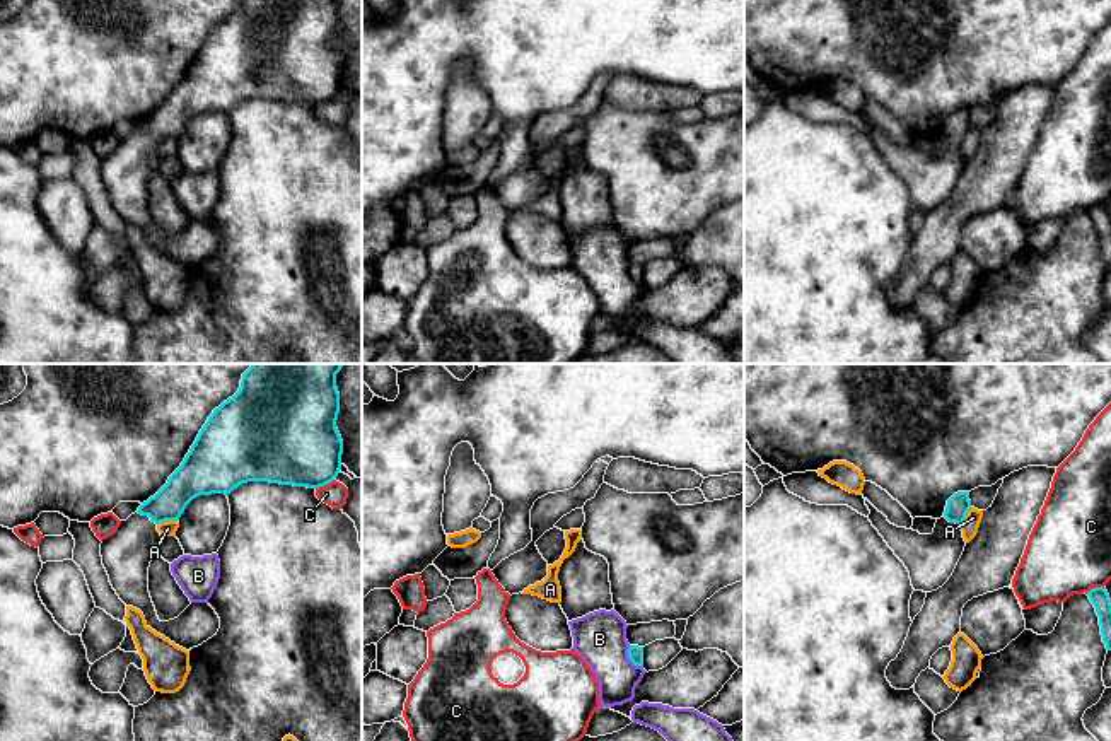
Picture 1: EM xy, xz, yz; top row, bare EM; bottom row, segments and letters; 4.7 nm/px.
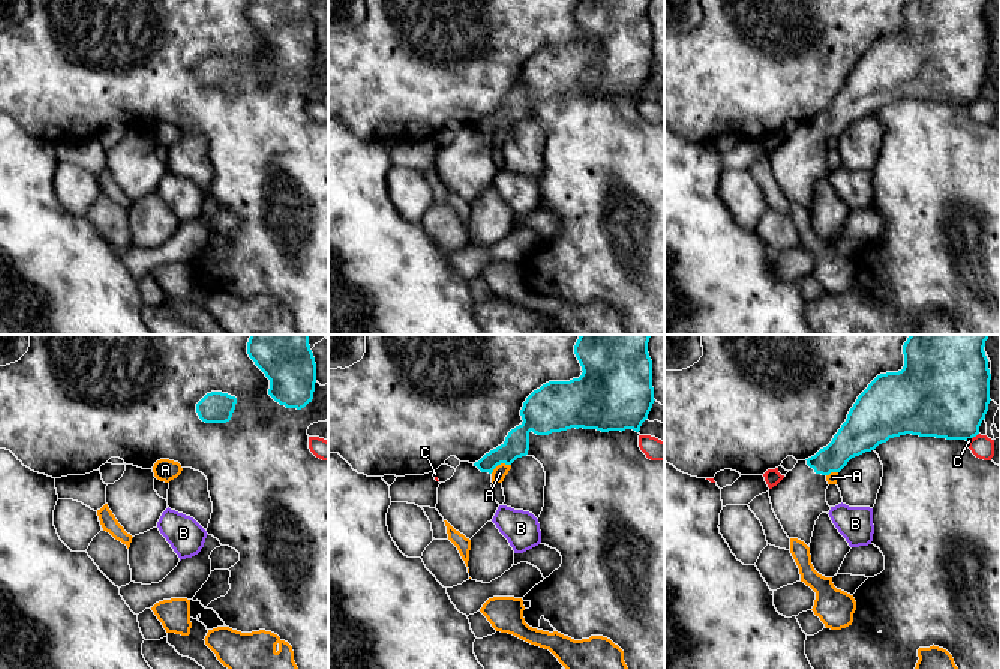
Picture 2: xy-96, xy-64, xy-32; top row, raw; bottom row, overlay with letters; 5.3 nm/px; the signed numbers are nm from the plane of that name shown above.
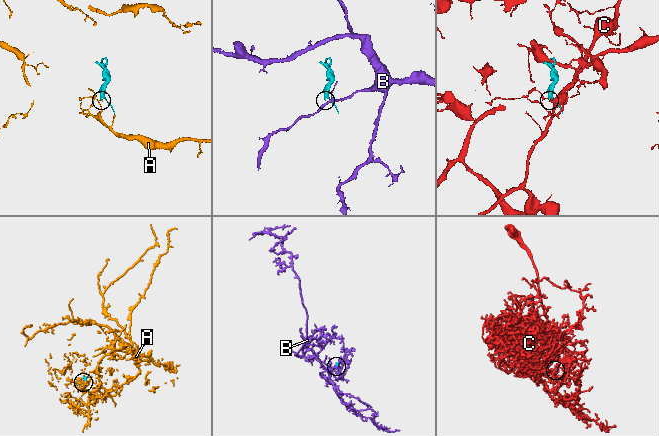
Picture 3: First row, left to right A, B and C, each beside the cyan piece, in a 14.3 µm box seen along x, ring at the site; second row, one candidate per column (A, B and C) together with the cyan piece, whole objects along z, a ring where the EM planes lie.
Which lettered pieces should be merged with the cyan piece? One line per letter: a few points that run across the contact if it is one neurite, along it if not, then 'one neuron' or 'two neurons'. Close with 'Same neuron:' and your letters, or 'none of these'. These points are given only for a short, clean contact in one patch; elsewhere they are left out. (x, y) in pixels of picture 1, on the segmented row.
A: line xy (176, 519), (166, 519), (157, 525); two neurons
B: line xz (628, 646), (628, 658), (642, 666); two neurons
C: two neurons
Same neuron: none of these

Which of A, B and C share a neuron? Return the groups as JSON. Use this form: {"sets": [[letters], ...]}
{"sets": [["A"], ["B"], ["C"]]}

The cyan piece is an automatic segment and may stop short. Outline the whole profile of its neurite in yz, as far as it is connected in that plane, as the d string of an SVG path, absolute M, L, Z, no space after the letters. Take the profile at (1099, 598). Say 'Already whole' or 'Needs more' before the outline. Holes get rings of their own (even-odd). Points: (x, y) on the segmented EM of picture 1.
Already whole. M1094 587L1087 592L1091 603L1096 608L1101 625L1102 642L1111 651L1111 599L1106 587Z

